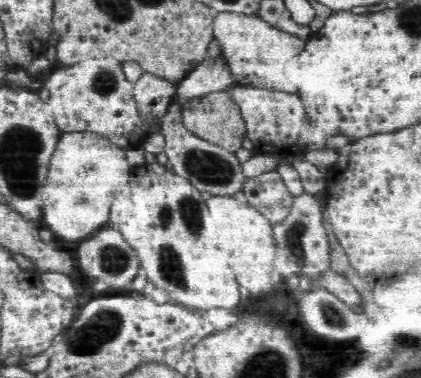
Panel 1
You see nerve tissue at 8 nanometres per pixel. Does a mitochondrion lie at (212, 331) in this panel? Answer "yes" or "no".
no

